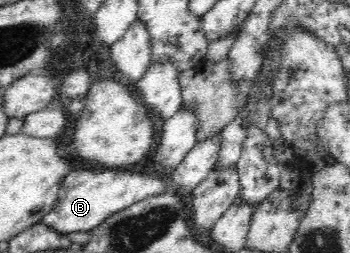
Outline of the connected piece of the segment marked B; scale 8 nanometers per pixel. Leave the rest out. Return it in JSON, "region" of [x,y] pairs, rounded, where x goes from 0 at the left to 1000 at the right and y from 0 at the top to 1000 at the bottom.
{"region":[[[309,664],[289,676],[294,684],[209,668],[197,680],[171,723],[160,822],[140,834],[117,866],[117,881],[186,929],[209,913],[254,913],[306,874],[323,842],[357,834],[417,779],[451,775],[477,755],[471,696],[460,696],[460,684],[449,692],[437,684],[434,700],[426,700],[426,692],[369,684],[369,676],[334,684]]]}

